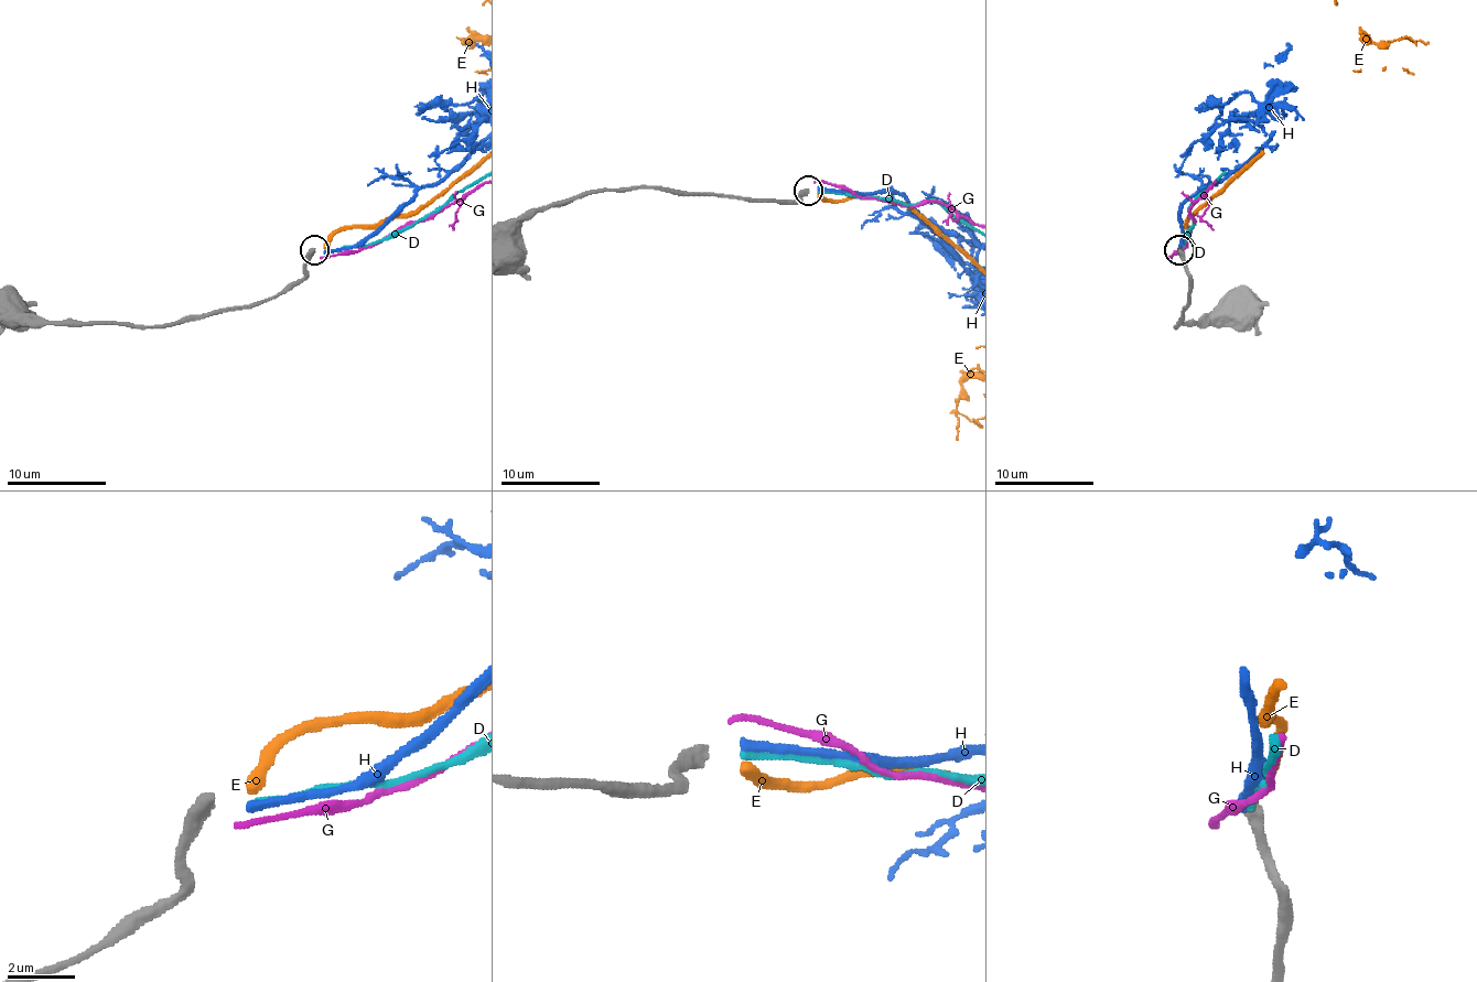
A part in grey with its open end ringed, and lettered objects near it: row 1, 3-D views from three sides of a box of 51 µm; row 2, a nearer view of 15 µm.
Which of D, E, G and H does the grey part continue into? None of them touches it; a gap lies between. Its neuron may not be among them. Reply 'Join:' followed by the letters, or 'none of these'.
Join: E

